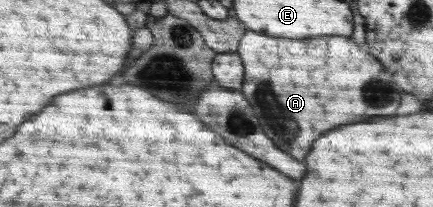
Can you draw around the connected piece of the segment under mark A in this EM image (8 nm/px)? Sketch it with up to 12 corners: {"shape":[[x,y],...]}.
{"shape":[[246,31],[245,89],[299,161],[401,91],[347,37]]}

